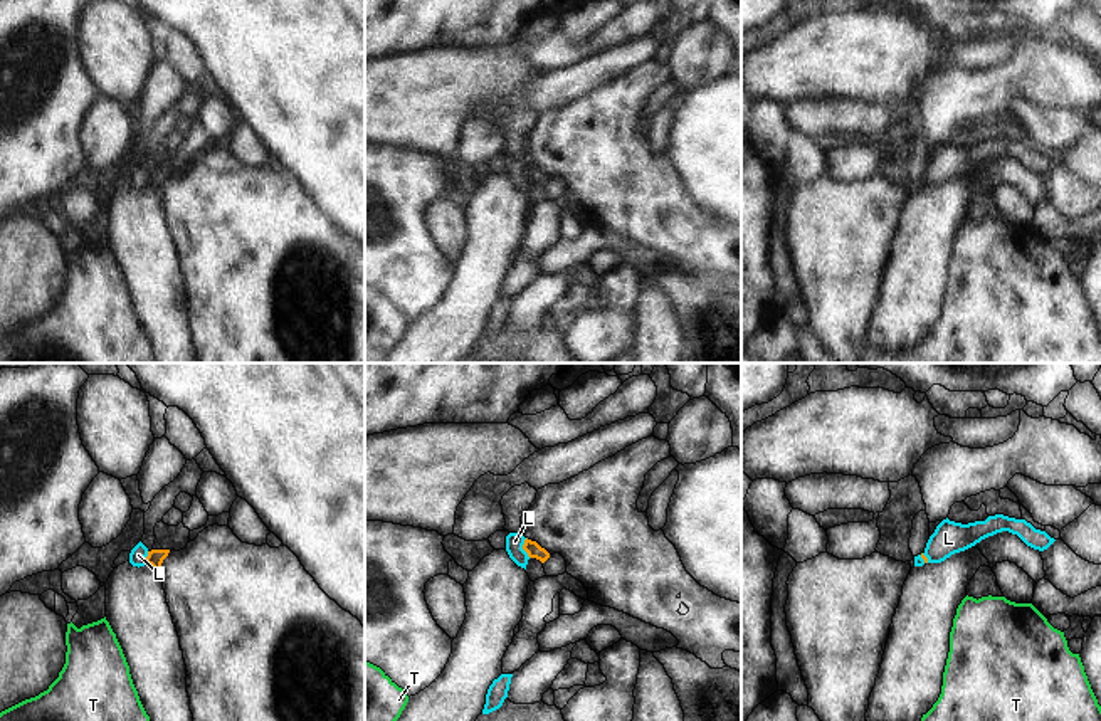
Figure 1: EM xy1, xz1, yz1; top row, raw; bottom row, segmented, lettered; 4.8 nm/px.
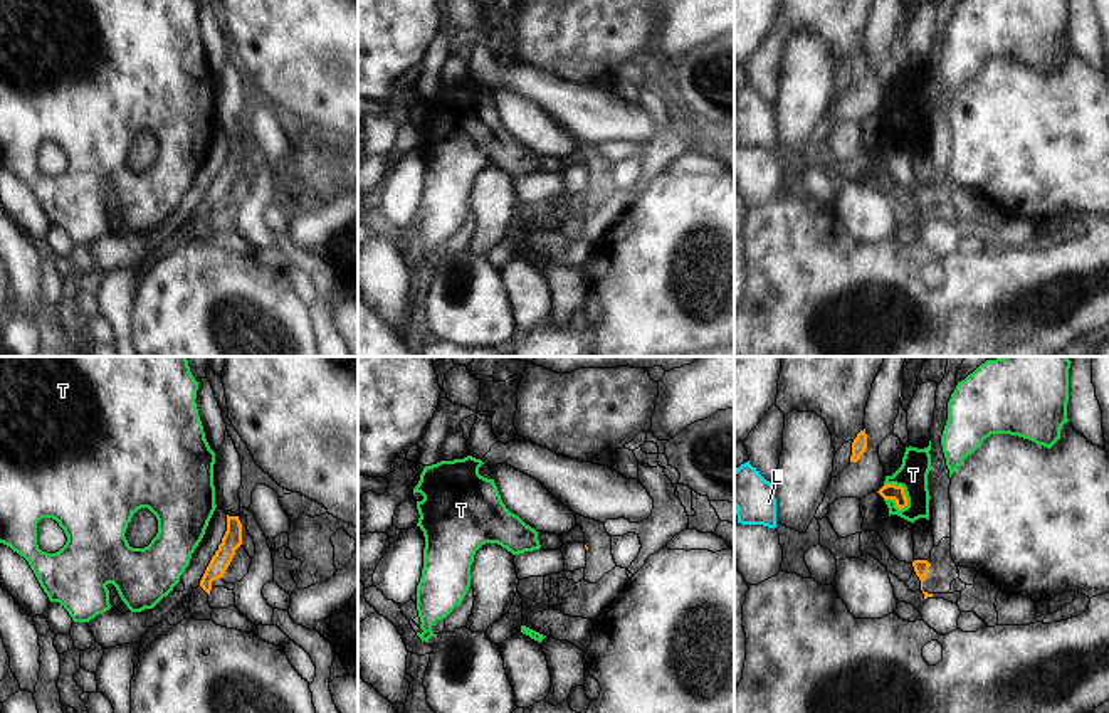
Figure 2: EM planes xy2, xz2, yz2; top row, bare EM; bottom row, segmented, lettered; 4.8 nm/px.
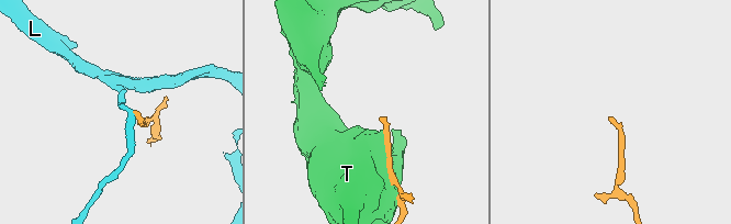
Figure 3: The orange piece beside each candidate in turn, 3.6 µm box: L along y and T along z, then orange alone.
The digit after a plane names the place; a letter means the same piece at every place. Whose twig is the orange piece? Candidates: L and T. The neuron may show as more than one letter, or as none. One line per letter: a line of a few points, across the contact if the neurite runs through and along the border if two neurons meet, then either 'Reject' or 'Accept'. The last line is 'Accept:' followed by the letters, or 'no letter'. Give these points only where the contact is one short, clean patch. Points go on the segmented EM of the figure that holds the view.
L: Line: xz1 (525, 538), (523, 550), (530, 557). Reject
T: Reject
Accept: no letter.

